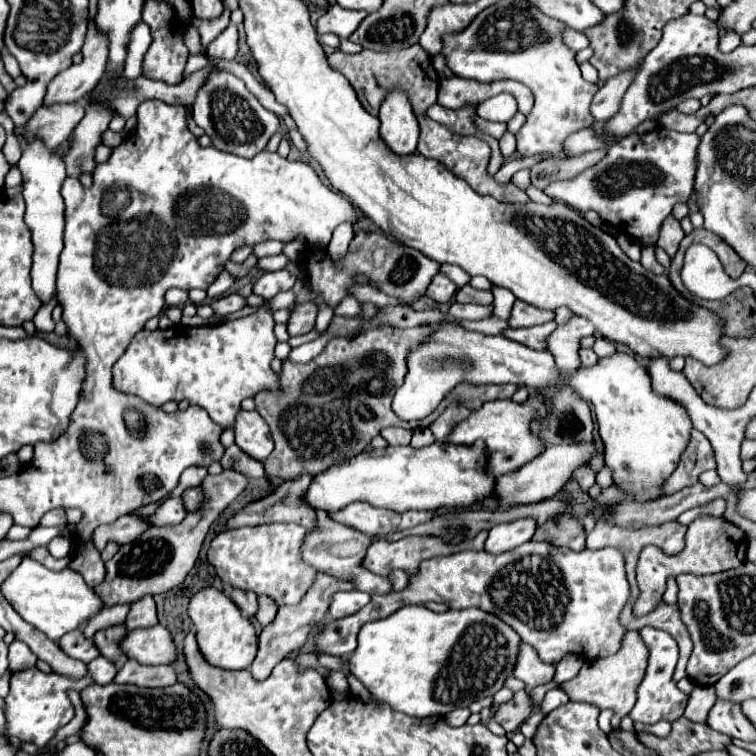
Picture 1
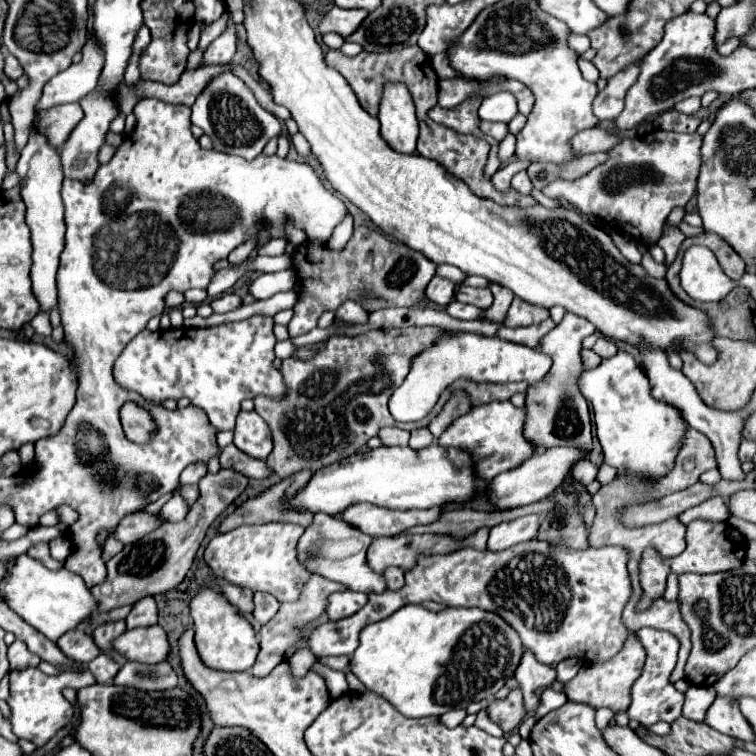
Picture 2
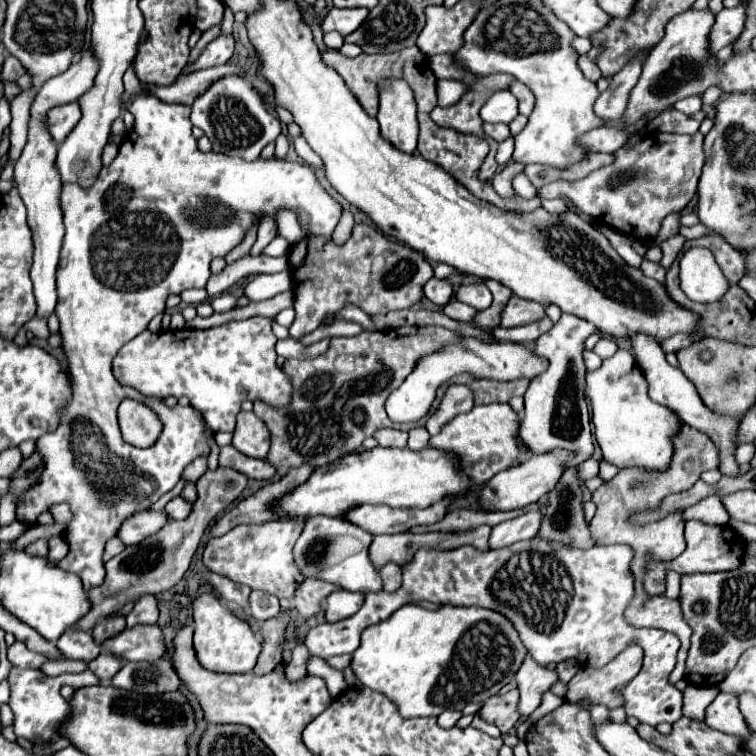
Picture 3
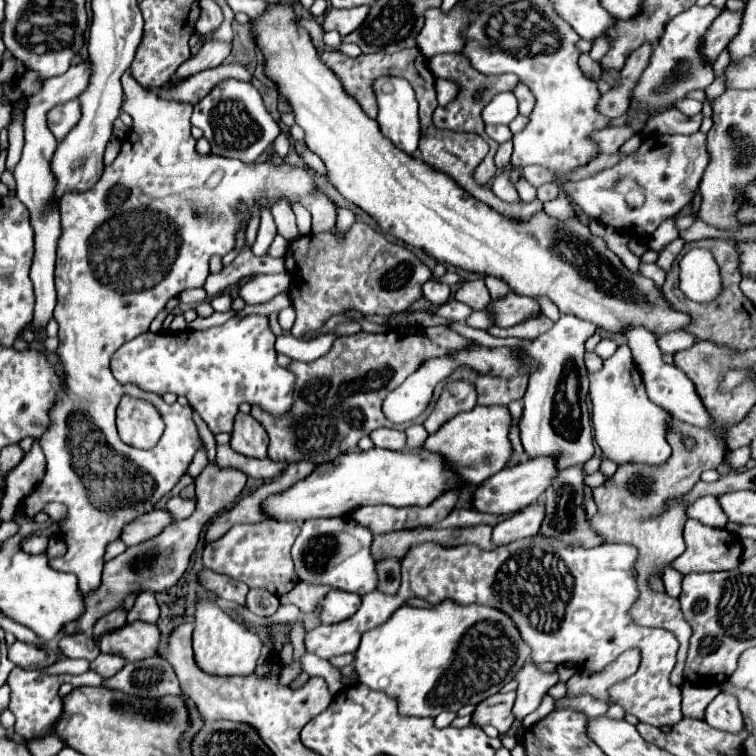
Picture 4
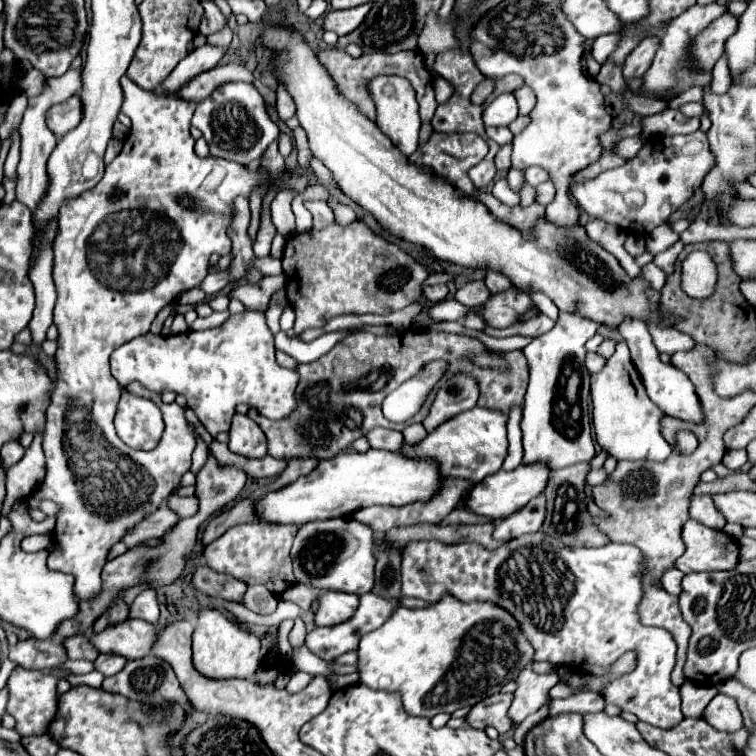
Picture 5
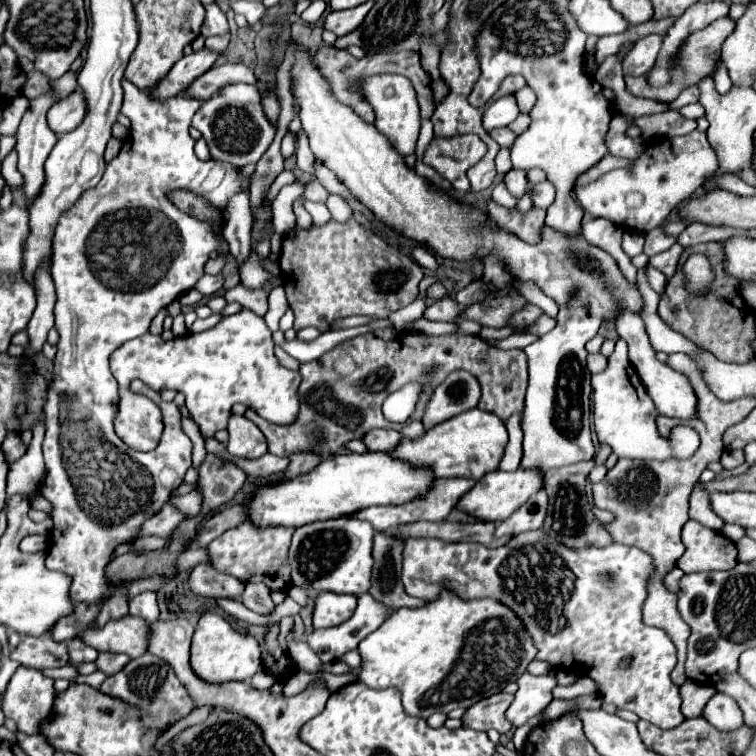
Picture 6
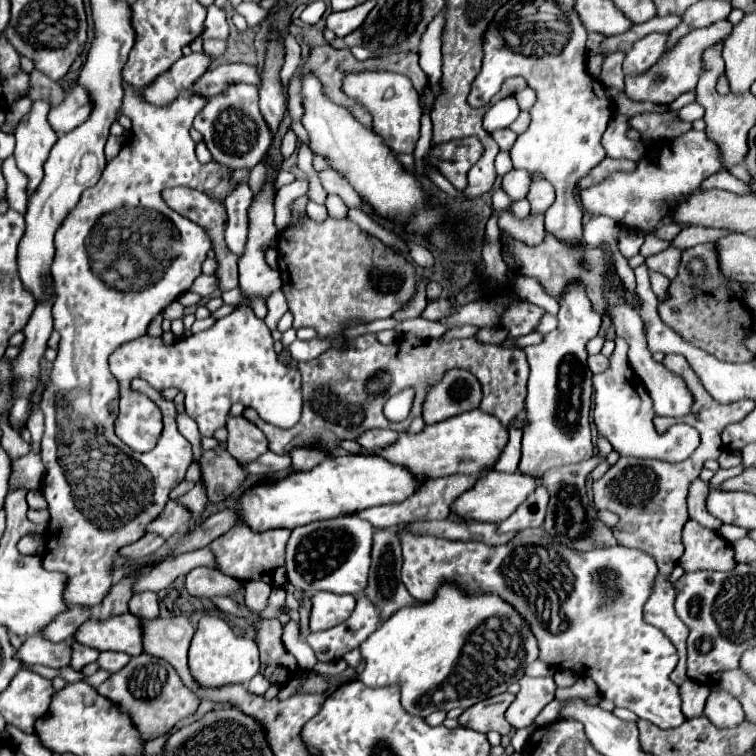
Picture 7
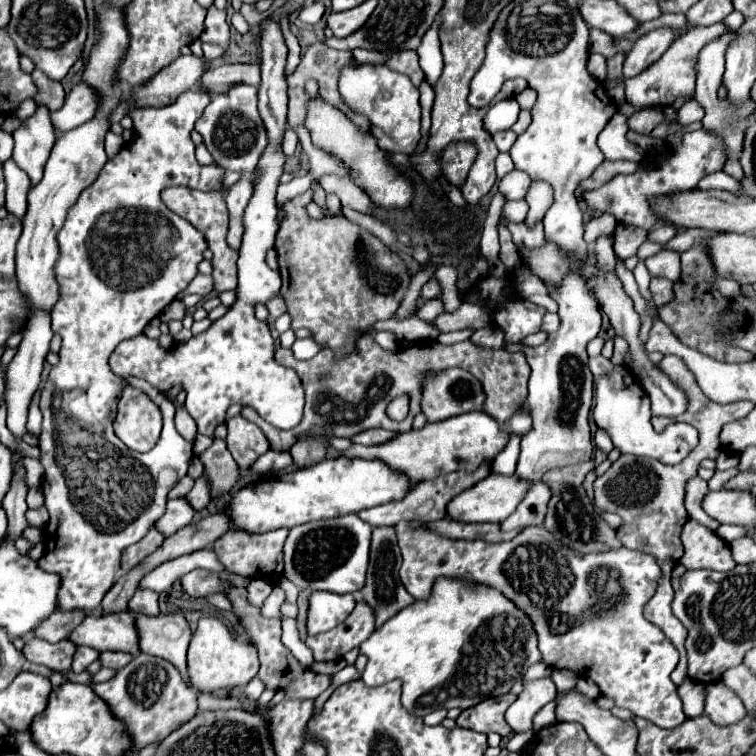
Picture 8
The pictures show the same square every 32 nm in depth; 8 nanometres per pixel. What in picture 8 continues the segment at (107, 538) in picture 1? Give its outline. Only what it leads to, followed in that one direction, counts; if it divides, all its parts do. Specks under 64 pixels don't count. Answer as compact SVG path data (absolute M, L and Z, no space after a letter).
M182 498L168 500L164 516L152 528L158 530L158 532L162 532L164 536L172 536L180 528L188 526L192 522L192 516L194 516L194 512L192 512L192 508L188 508L186 500L182 500Z

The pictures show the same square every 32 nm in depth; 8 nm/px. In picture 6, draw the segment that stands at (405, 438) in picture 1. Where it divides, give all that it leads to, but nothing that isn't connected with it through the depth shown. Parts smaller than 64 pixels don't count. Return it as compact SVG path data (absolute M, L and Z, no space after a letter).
M372 430L364 436L368 450L394 450L400 442L400 432L396 430Z

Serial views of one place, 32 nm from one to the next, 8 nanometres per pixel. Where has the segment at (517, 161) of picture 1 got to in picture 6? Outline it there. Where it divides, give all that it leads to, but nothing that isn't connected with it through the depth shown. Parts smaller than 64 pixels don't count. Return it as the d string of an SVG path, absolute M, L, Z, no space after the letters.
M498 182L498 184L494 186L494 190L492 190L492 198L494 198L498 204L502 204L502 206L507 208L514 208L516 202L518 202L518 198L514 198L514 196L508 192L508 188L506 188L504 182Z

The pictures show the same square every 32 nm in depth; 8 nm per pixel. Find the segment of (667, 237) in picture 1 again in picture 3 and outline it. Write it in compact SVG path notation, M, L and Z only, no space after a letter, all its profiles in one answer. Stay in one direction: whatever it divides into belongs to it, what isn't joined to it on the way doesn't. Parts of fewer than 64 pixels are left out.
M676 234L676 236L670 236L668 240L664 240L664 242L660 242L660 248L662 248L662 252L664 252L664 258L662 258L662 266L664 268L670 268L670 264L676 260L676 256L678 256L678 252L682 250L682 244L684 244L684 236L682 234Z

